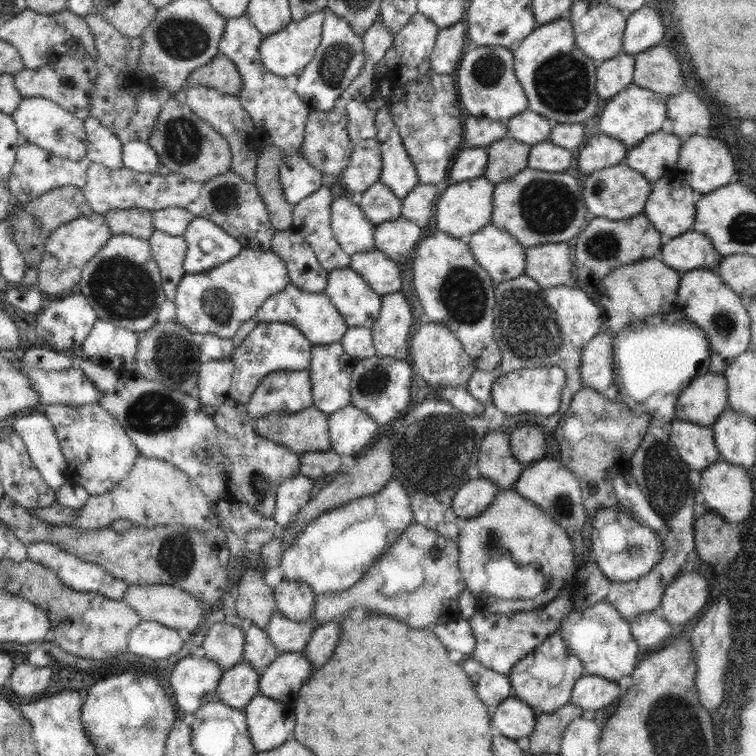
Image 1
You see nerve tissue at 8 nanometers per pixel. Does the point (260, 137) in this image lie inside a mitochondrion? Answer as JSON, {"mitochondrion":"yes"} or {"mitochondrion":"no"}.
{"mitochondrion":"no"}

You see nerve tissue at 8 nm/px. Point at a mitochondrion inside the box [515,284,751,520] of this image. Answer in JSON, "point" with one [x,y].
{"point":[723,323]}

